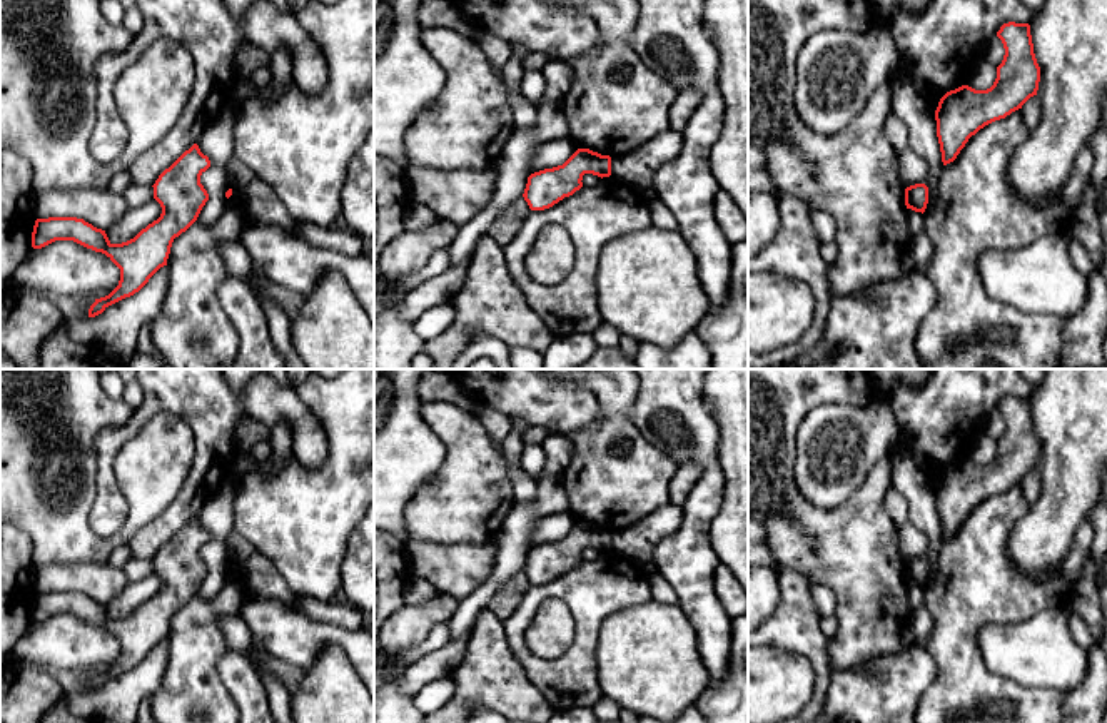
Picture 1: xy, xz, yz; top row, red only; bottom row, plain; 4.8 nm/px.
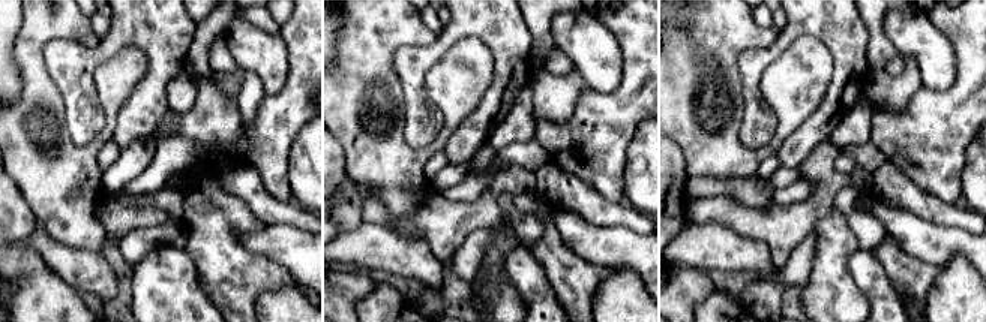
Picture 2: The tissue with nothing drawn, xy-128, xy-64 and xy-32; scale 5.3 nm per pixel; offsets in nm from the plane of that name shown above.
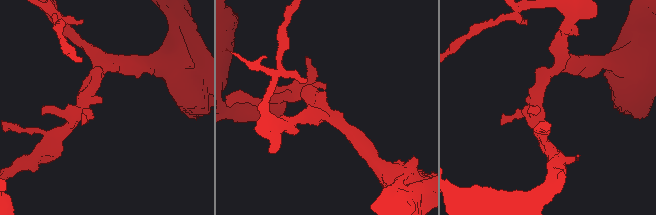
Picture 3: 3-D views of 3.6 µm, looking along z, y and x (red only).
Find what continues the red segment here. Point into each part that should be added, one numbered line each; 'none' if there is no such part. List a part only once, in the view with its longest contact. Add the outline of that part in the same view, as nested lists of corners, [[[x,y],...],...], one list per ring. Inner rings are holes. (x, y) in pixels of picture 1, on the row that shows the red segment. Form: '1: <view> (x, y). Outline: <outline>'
none

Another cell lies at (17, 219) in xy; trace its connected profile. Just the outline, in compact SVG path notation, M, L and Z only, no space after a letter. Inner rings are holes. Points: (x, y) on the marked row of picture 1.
M0 152L0 282L33 250L32 165L17 152Z

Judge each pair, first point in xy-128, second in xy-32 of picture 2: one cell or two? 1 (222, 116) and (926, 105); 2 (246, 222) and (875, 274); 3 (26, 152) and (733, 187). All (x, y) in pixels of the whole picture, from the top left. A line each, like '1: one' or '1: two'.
1: two
2: two
3: two

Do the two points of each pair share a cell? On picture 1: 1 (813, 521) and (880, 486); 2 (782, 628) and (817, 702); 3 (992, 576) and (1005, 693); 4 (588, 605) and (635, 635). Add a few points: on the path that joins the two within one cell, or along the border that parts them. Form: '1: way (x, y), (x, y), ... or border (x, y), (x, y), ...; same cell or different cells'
1: way (830, 521), (845, 521), (864, 503); same cell
2: way (802, 642), (820, 662), (820, 682); same cell
3: way (967, 606), (967, 662), (975, 670); same cell
4: border (645, 603), (616, 610), (603, 623), (593, 655); different cells

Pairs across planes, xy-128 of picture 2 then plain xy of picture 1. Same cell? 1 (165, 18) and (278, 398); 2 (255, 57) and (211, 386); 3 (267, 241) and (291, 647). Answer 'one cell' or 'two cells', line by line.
1: one cell
2: one cell
3: one cell

